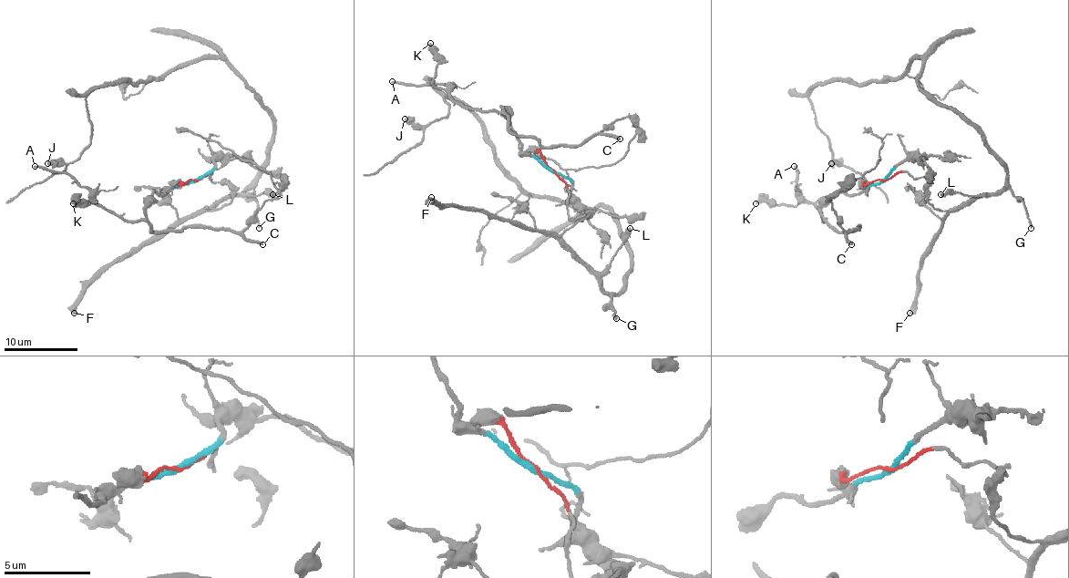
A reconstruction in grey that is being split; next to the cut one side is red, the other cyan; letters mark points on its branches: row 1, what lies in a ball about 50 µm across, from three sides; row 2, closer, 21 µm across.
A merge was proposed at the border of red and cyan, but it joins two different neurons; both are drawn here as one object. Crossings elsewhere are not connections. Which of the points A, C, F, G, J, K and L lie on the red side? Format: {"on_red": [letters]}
{"on_red": ["F", "G", "J", "L"]}

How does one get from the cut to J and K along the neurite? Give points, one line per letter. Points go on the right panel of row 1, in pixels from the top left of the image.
J: (883, 180), (925, 177), (943, 211), (1006, 184), (919, 86), (919, 58), (811, 91), (831, 163)
K: (883, 180), (862, 193), (837, 193), (822, 208), (824, 221), (813, 204), (755, 204)

